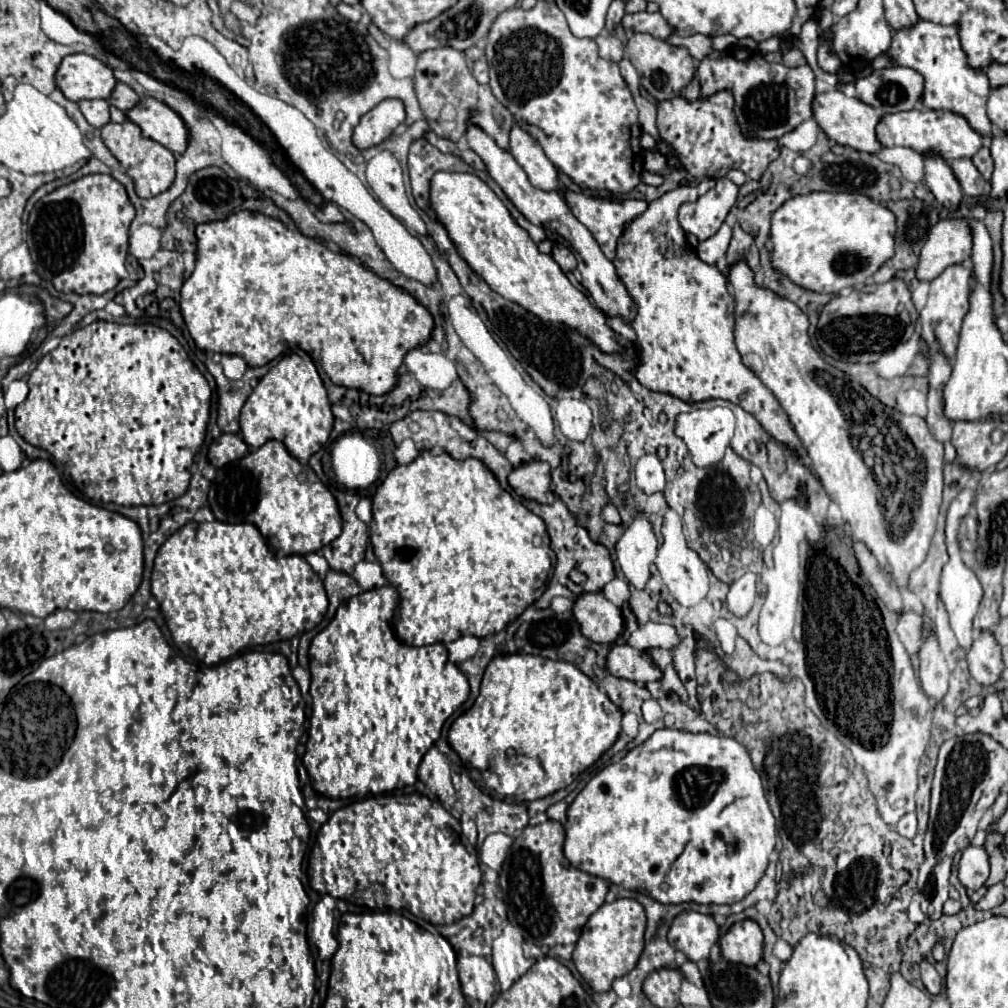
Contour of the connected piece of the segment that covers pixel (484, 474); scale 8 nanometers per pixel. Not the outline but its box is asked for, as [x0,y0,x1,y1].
[369,450,557,646]

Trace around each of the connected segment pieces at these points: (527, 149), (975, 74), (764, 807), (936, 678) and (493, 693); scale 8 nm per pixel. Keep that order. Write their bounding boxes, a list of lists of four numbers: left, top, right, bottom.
[[509,122,559,190],[885,20,991,134],[565,728,777,904],[919,622,949,704],[449,654,623,800]]

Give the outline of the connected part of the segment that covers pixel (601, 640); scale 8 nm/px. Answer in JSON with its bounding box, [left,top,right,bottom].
[573,594,623,644]

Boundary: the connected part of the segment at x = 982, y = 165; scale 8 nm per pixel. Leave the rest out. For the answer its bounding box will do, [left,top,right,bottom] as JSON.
[973,144,993,182]

